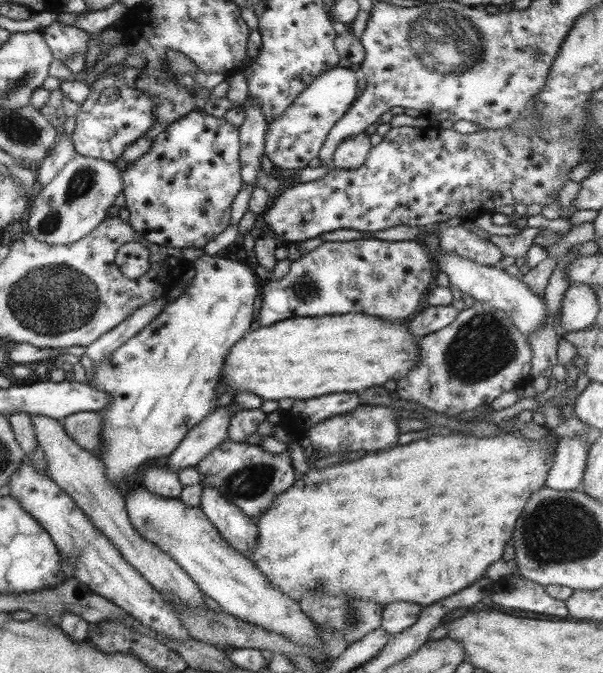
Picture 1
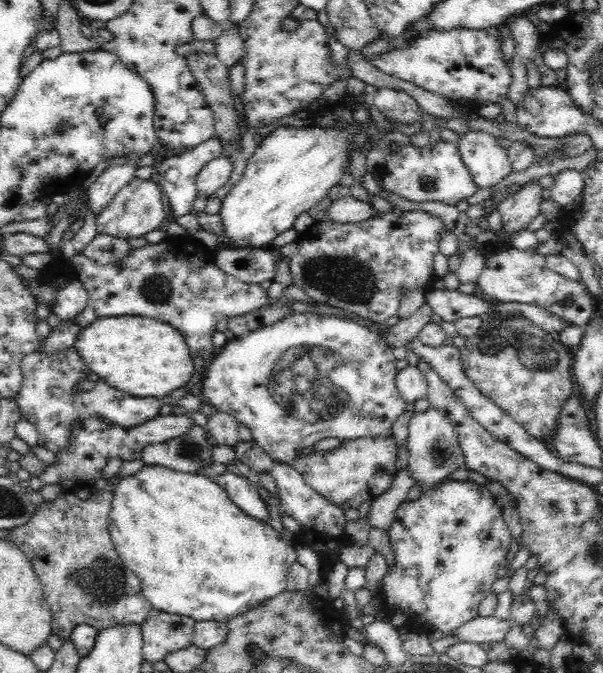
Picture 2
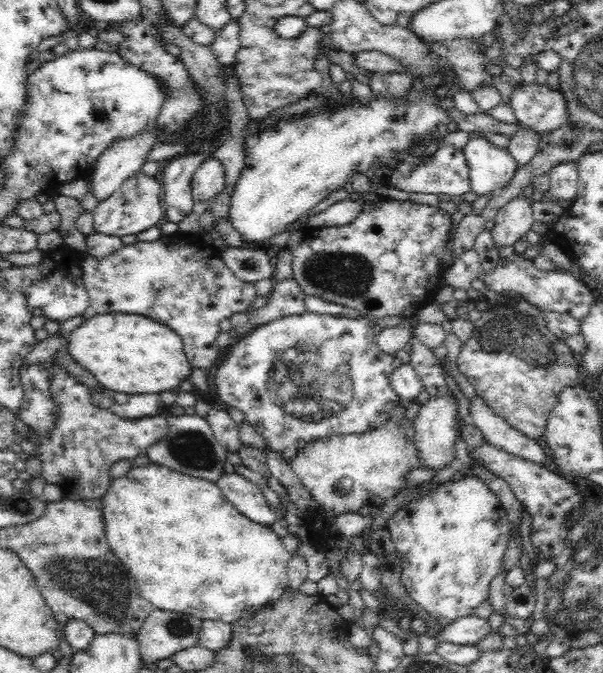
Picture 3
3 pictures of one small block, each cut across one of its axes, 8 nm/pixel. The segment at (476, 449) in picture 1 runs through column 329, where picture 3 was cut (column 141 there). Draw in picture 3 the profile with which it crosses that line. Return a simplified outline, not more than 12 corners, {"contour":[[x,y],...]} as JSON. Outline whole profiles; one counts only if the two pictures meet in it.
{"contour":[[149,463],[102,500],[155,609],[232,624],[290,553],[216,483]]}

